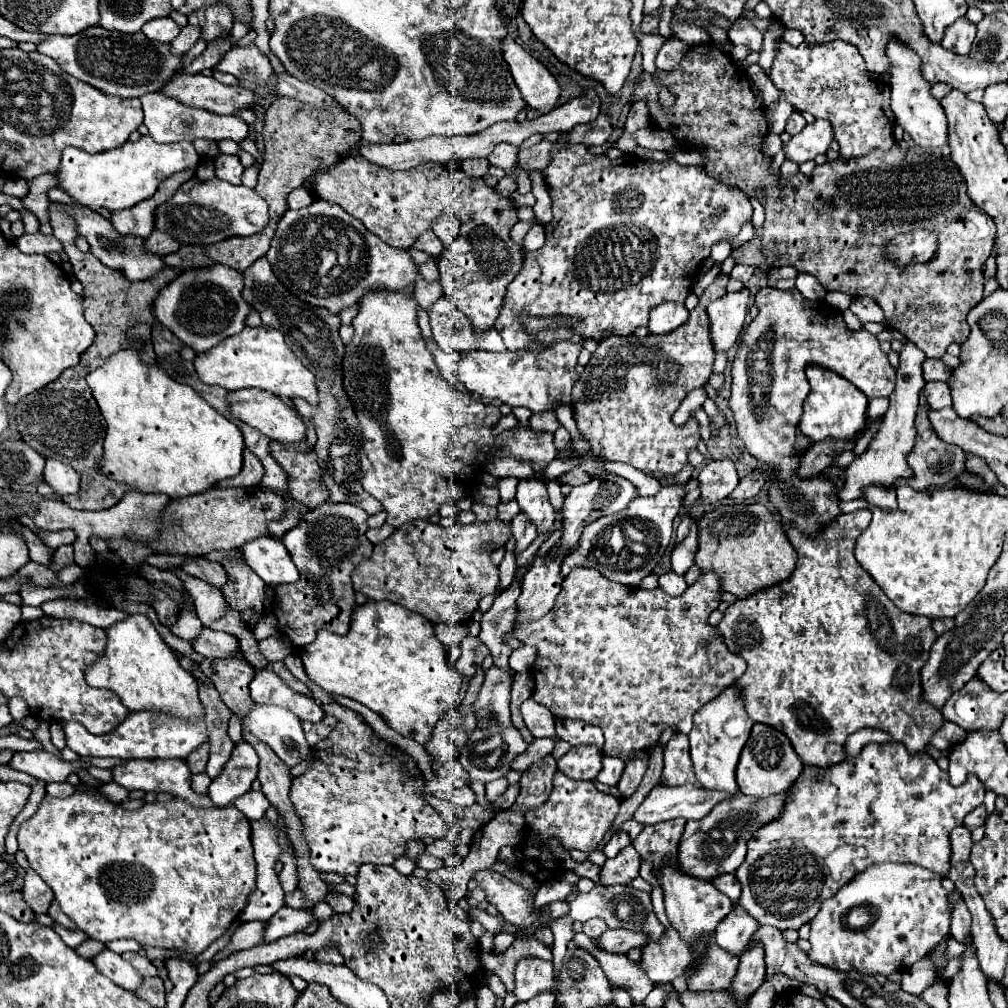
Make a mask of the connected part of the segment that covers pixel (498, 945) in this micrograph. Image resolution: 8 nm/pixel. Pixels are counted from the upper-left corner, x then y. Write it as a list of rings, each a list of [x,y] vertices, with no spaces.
[[[500,933],[494,937],[492,952],[495,954],[501,954],[507,950],[511,943],[515,940],[515,936],[509,933]]]

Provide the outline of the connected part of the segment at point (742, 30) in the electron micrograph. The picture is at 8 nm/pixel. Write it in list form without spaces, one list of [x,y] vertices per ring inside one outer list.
[[[737,19],[733,23],[733,27],[729,29],[729,39],[733,45],[747,45],[749,51],[761,53],[761,45],[763,45],[763,35],[755,29],[755,25],[747,19]]]

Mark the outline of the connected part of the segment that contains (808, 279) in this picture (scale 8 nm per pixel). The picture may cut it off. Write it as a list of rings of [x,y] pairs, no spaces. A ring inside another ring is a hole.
[[[801,273],[797,277],[797,289],[801,291],[801,295],[805,295],[805,299],[825,299],[827,291],[823,289],[823,285],[807,273]]]

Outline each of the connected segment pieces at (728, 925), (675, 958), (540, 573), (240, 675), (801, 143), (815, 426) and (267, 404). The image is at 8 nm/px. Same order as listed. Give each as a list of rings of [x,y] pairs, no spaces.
[[[735,905],[735,909],[721,921],[721,927],[717,927],[715,941],[731,955],[739,955],[749,943],[751,935],[757,931],[757,927],[759,923],[745,909]]]
[[[669,927],[659,943],[649,943],[643,947],[643,959],[639,965],[649,973],[653,983],[671,983],[683,975],[695,957],[697,951],[693,951],[693,947],[677,935],[677,929]]]
[[[565,551],[561,559],[555,559],[549,553],[535,559],[533,567],[523,577],[521,595],[517,599],[517,619],[535,621],[551,611],[563,583],[561,563],[569,553],[571,551]]]
[[[205,659],[201,671],[213,681],[223,703],[243,723],[245,715],[249,715],[249,707],[253,707],[249,683],[255,677],[255,669],[245,659]]]
[[[815,119],[801,133],[791,137],[791,141],[785,145],[785,153],[791,161],[805,163],[815,159],[815,155],[825,153],[833,139],[833,125],[827,119]]]
[[[817,365],[807,367],[807,381],[811,385],[811,391],[803,403],[803,415],[799,419],[801,433],[815,443],[827,437],[841,439],[841,441],[857,437],[857,433],[867,423],[867,417],[865,417],[867,397],[857,387],[853,387],[853,383],[849,383],[845,377],[825,367],[817,367]]]
[[[237,389],[229,391],[229,413],[233,419],[239,419],[251,427],[255,427],[259,433],[267,435],[269,439],[281,441],[281,443],[295,443],[305,439],[305,425],[293,411],[289,403],[279,399],[277,395],[271,395],[261,389]]]

